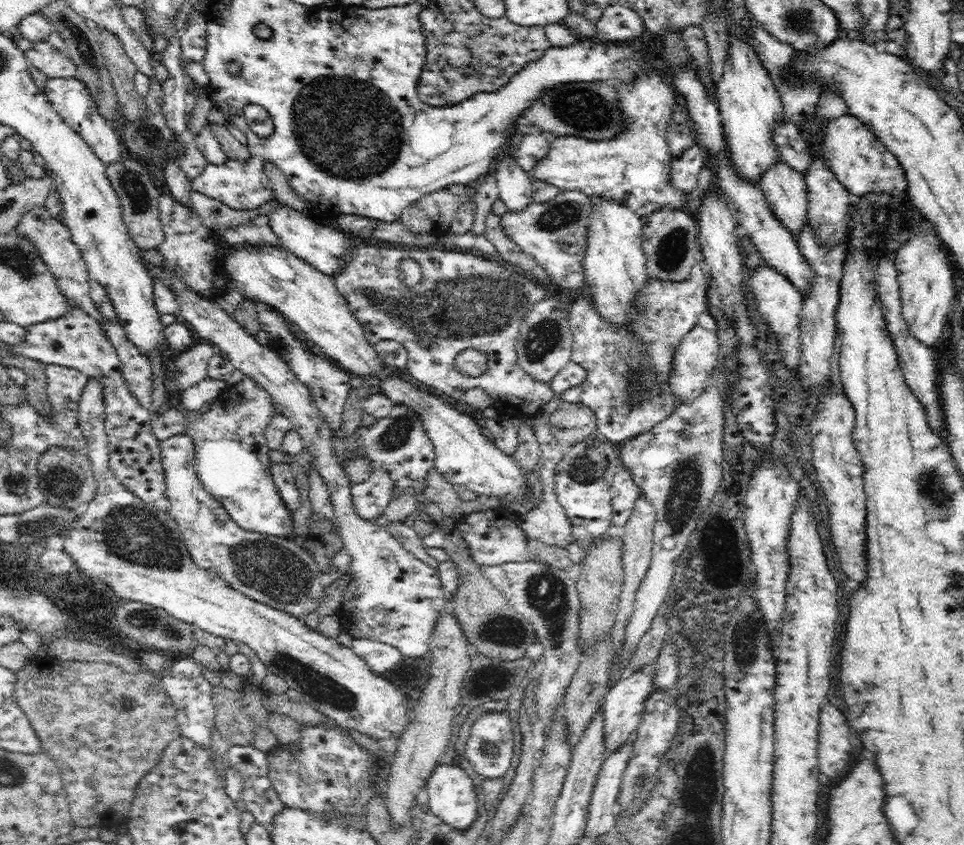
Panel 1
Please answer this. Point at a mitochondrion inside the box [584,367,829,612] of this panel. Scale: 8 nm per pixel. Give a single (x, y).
(682, 501)

